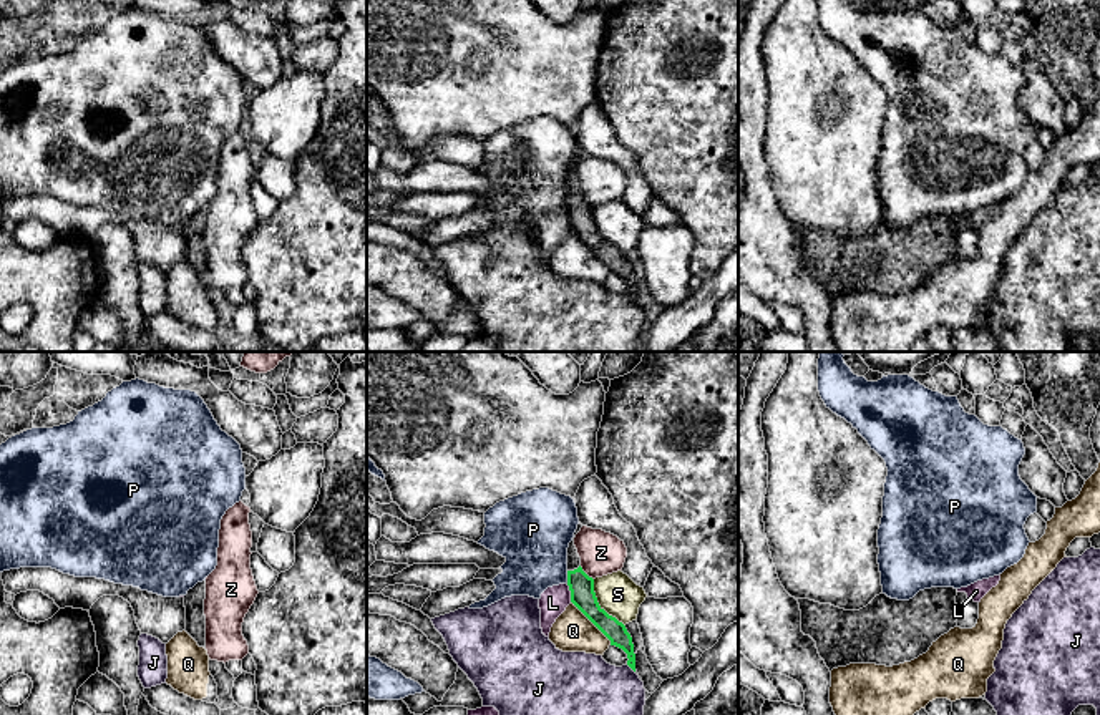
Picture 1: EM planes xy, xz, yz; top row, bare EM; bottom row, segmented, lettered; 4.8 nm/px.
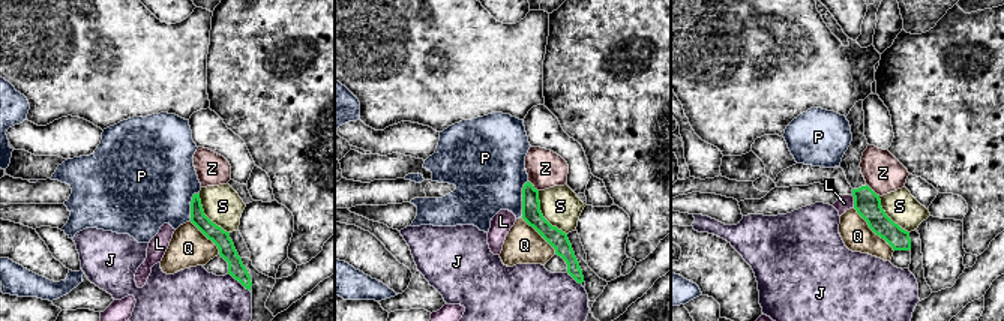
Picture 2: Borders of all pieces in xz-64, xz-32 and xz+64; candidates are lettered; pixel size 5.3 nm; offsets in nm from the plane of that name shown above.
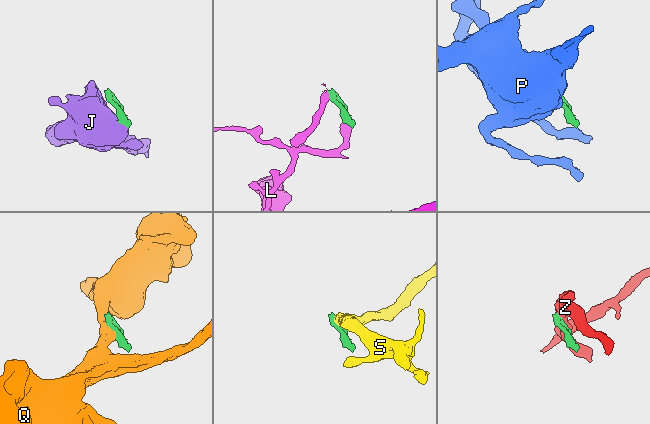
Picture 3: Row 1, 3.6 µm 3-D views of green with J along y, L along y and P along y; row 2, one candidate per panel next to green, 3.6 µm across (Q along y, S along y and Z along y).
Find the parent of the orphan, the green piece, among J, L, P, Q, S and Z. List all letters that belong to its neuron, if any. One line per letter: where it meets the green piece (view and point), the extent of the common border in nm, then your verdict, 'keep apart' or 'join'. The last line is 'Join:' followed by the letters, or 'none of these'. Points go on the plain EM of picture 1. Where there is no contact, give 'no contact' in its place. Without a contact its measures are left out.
J: contact xz (631, 296); length 60 nm; keep apart
L: contact xz (571, 221); length 90 nm; keep apart
P: contact xz (568, 206); length 60 nm; keep apart
Q: contact xz (591, 249); length 300 nm; keep apart
S: contact xz (598, 233); length 280 nm; keep apart
Z: contact xz (584, 201); length 100 nm; keep apart
Join: none of these

